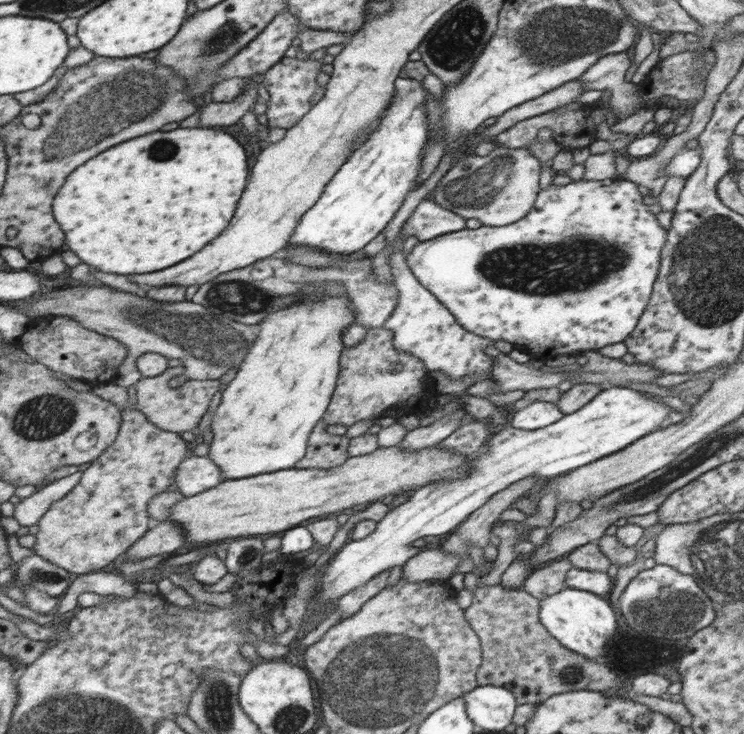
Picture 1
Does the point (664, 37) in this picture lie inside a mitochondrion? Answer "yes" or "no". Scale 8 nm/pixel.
no

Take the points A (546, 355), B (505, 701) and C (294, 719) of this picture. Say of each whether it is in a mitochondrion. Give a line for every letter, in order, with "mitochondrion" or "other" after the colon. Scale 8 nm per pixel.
A: other
B: other
C: mitochondrion

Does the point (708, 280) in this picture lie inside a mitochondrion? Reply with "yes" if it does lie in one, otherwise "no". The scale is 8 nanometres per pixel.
yes

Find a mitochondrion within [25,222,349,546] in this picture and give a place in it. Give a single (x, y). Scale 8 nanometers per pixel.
(204, 336)

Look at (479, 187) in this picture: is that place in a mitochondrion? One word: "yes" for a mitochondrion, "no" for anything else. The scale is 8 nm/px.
yes

